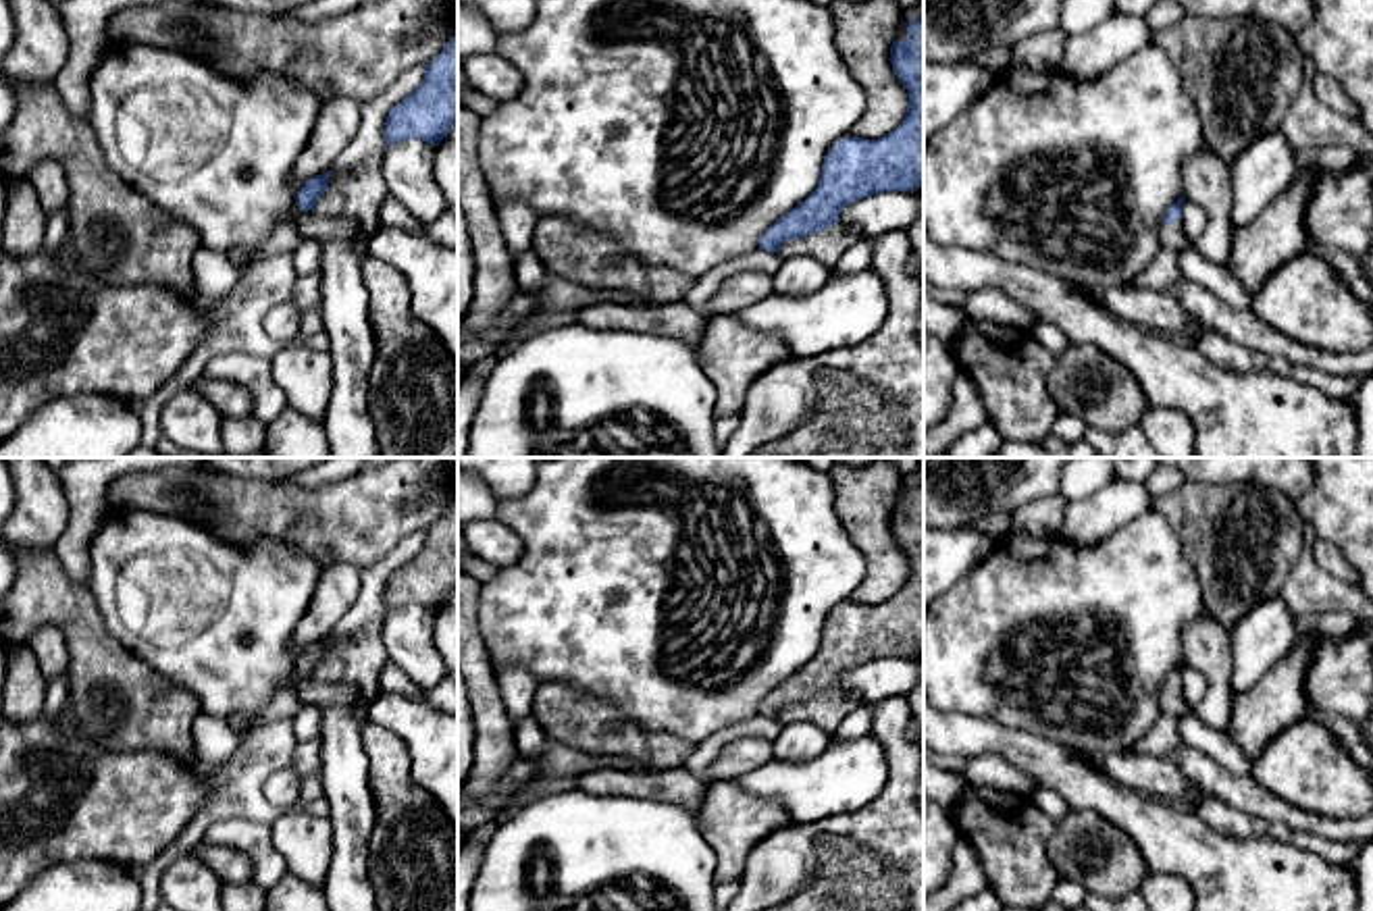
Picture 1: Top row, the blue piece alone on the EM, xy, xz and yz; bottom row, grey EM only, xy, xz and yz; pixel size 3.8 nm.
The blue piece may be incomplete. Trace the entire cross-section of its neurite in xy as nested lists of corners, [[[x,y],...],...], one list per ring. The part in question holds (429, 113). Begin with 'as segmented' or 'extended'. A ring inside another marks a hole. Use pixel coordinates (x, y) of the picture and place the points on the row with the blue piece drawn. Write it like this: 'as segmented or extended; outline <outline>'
as segmented; outline [[[458,35],[424,67],[422,83],[389,110],[385,141],[387,148],[406,139],[422,139],[439,146],[456,123]]]

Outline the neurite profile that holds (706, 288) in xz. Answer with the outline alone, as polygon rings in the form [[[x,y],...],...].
[[[757,248],[699,277],[686,302],[697,306],[705,314],[705,318],[709,318],[711,314],[705,310],[705,304],[718,293],[718,289],[730,275],[739,270],[761,270],[774,277],[776,270],[782,266],[782,262],[784,262],[784,256],[780,252],[766,252]]]

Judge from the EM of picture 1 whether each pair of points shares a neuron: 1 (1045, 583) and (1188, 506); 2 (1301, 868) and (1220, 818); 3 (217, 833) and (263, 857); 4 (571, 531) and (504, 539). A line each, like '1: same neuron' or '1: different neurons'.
1: different neurons
2: different neurons
3: same neuron
4: different neurons

